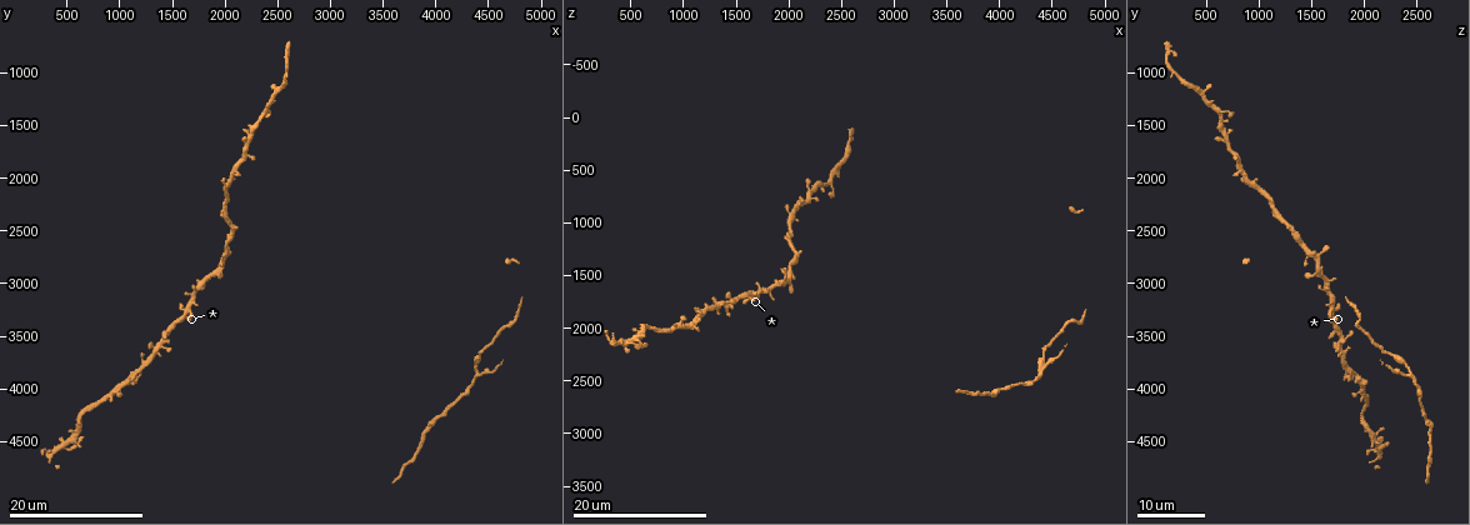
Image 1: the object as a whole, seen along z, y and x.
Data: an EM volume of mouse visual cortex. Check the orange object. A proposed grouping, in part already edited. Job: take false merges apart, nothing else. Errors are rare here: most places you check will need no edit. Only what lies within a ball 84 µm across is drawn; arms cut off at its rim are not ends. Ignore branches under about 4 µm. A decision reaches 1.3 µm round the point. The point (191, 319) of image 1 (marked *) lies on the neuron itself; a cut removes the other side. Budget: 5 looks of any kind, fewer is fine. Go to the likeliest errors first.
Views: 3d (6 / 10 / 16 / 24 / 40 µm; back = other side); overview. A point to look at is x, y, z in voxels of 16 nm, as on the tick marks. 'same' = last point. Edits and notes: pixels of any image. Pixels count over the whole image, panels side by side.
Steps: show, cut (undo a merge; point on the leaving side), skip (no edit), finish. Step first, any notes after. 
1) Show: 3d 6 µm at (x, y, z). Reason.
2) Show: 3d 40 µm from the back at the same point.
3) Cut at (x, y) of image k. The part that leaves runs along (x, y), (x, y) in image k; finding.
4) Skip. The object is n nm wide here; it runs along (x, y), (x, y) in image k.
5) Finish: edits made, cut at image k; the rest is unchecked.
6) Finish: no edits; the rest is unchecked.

Show: 3d 16 µm at (2240, 1760, 780).

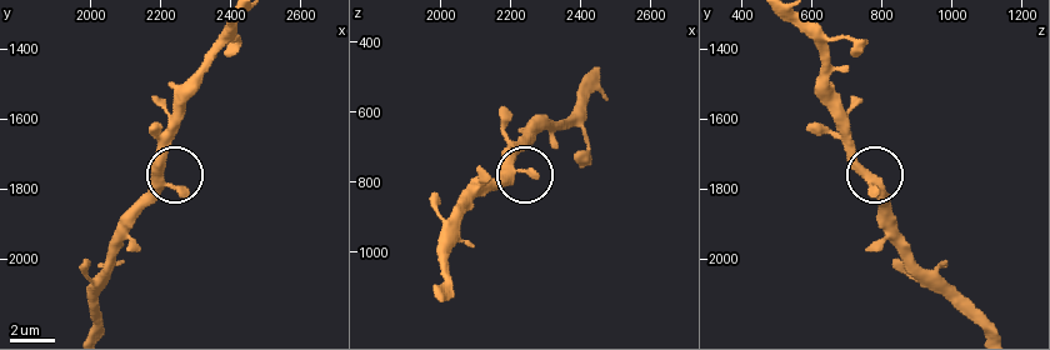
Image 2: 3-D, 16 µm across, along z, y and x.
Show: 3d 10 µm at (2220, 1780, 770). Closer look.

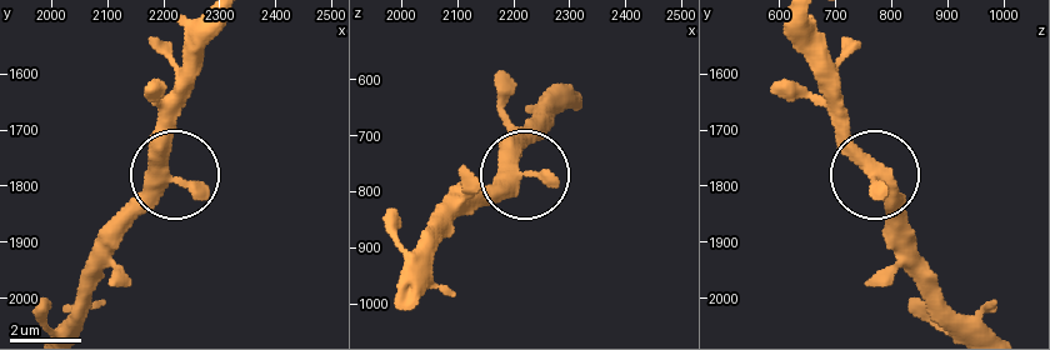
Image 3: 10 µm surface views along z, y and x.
Skip. The object is 450 nm wide here; continuous, no second neuron.

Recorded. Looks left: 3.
Show: 3d 16 µm at (2060, 2020, 880). Two arms in line, one across.

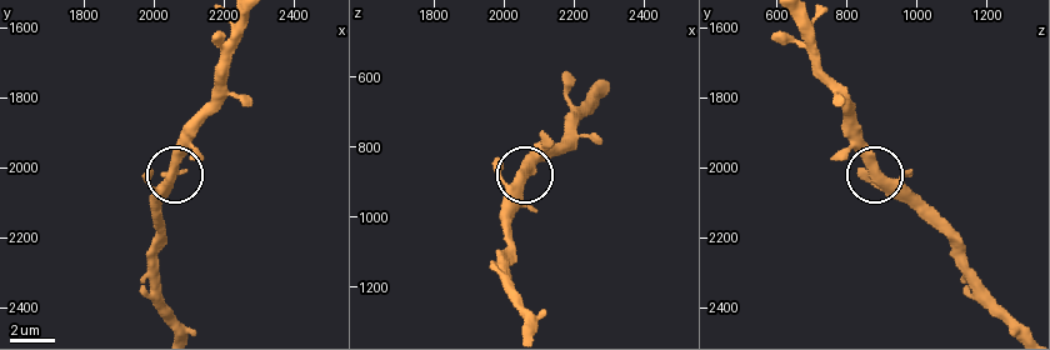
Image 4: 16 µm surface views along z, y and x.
Show: 3d 6 µm at (2050, 2020, 890).

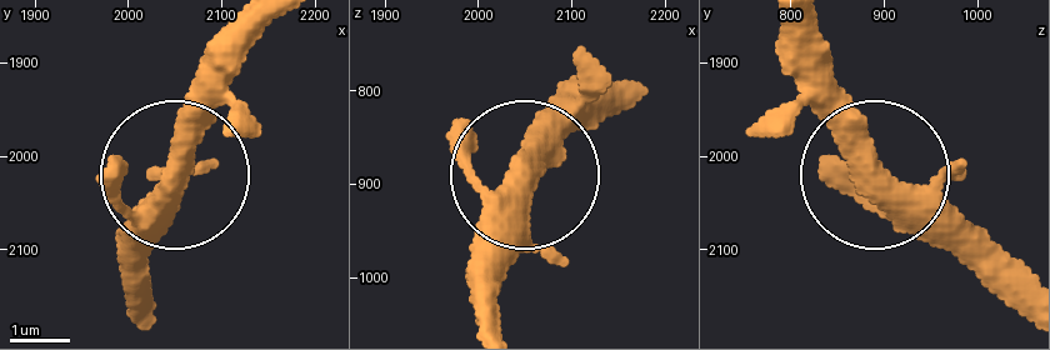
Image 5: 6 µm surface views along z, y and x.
Skip. The object is 380 nm wide here; one neuron here.

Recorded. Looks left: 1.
Finish: no edits; the rest is unchecked.

